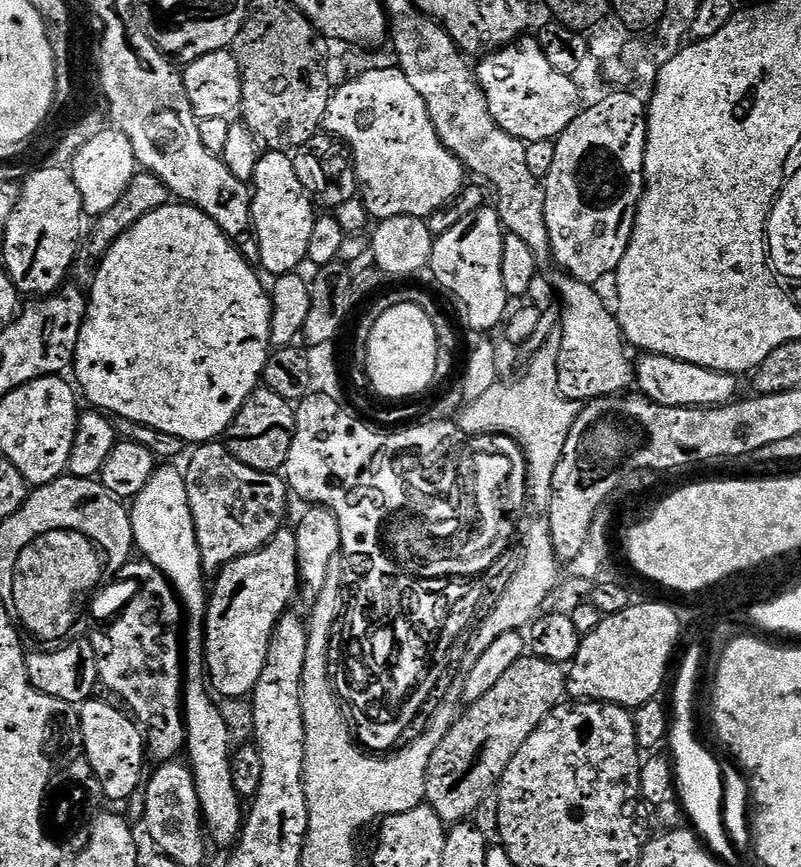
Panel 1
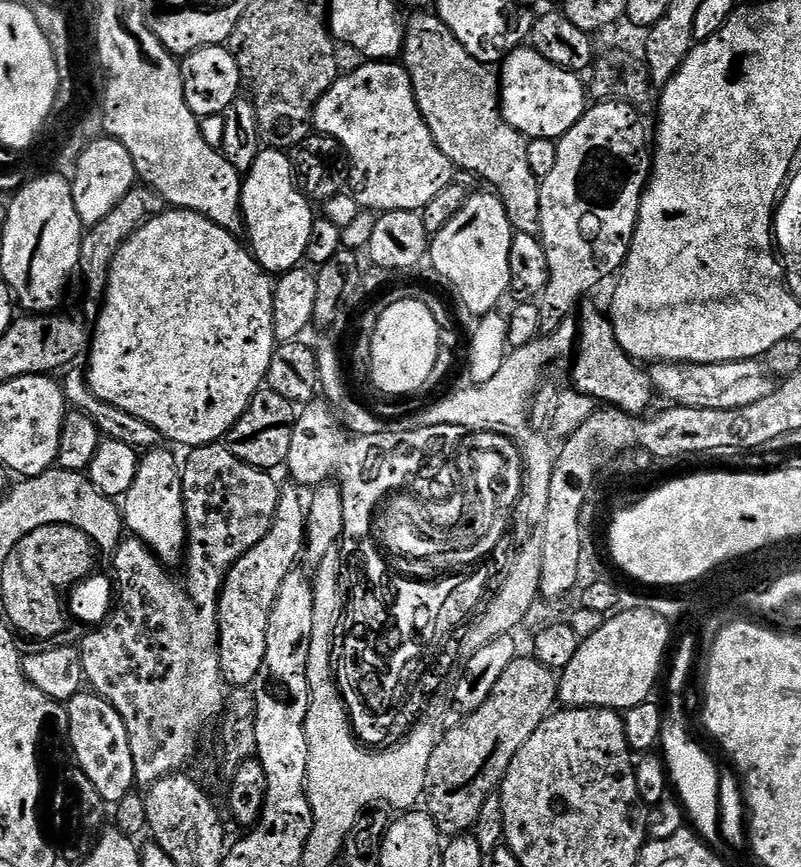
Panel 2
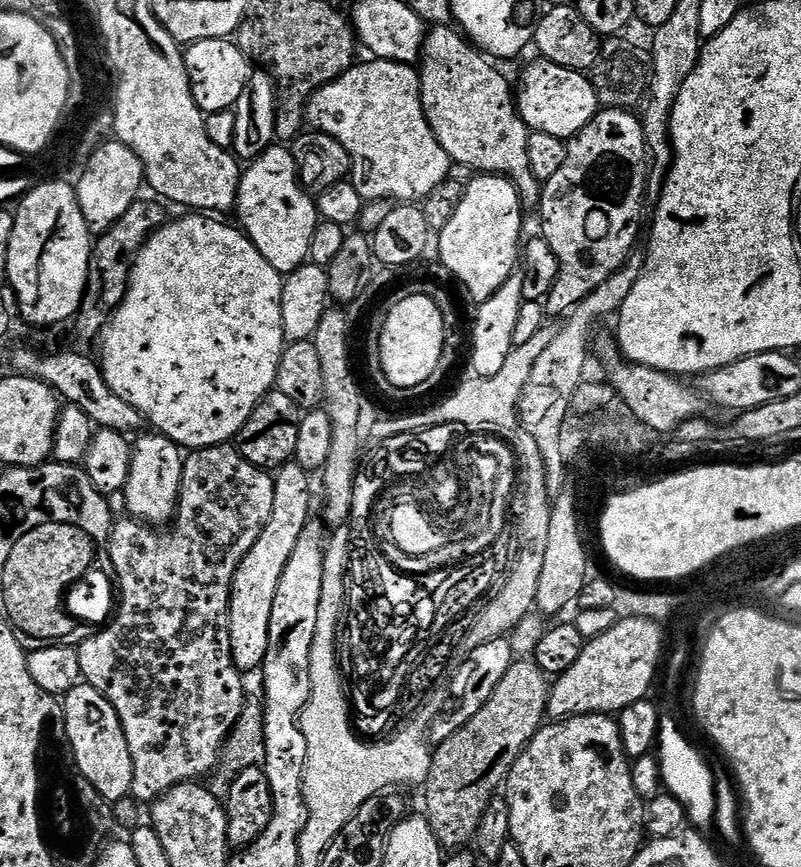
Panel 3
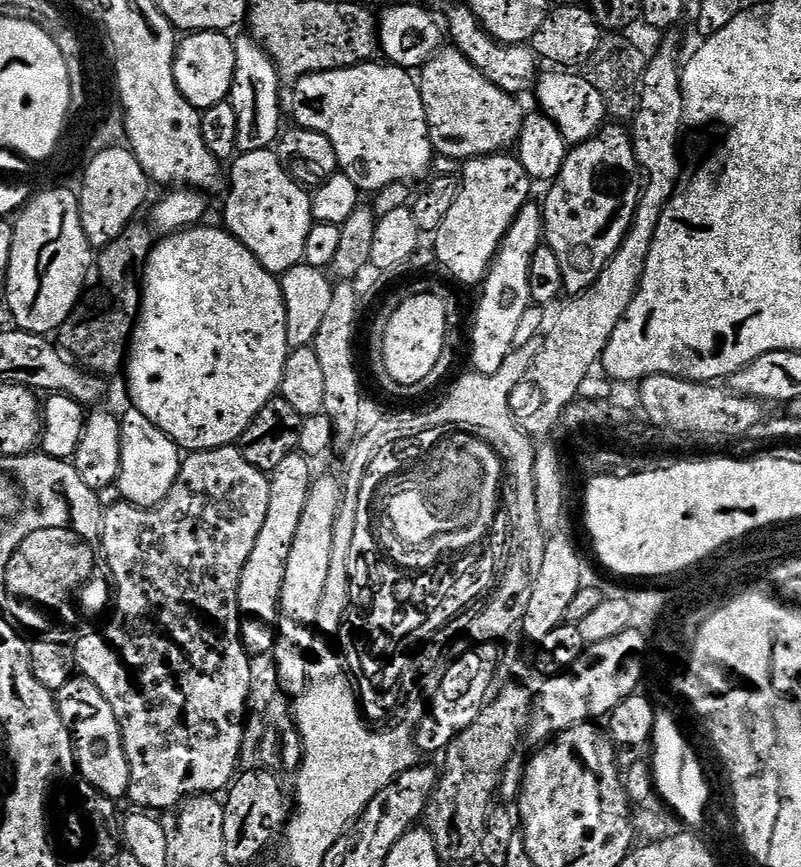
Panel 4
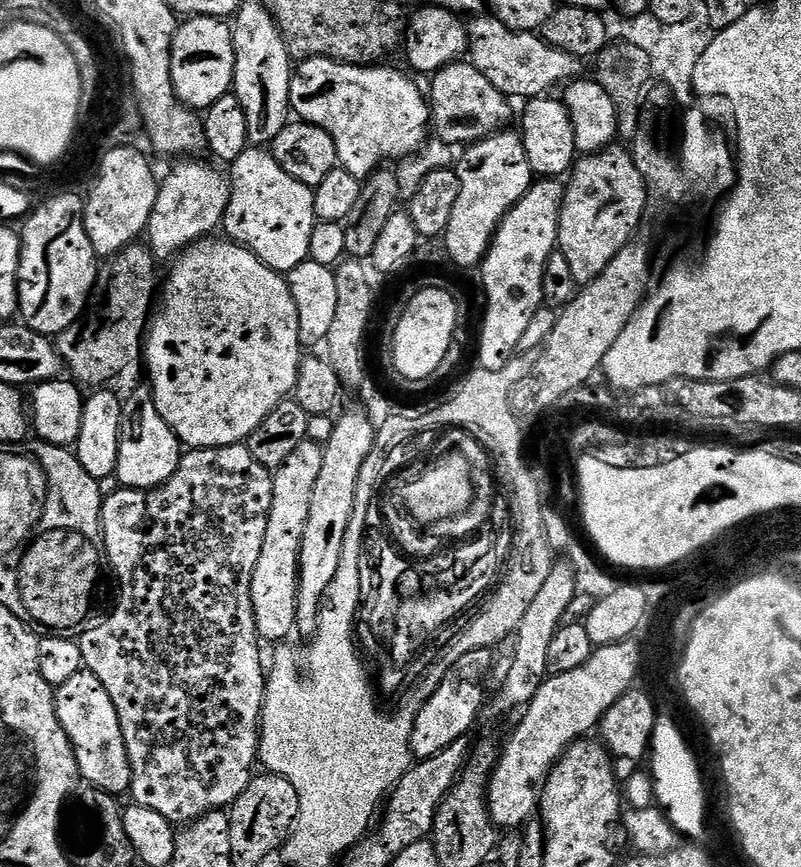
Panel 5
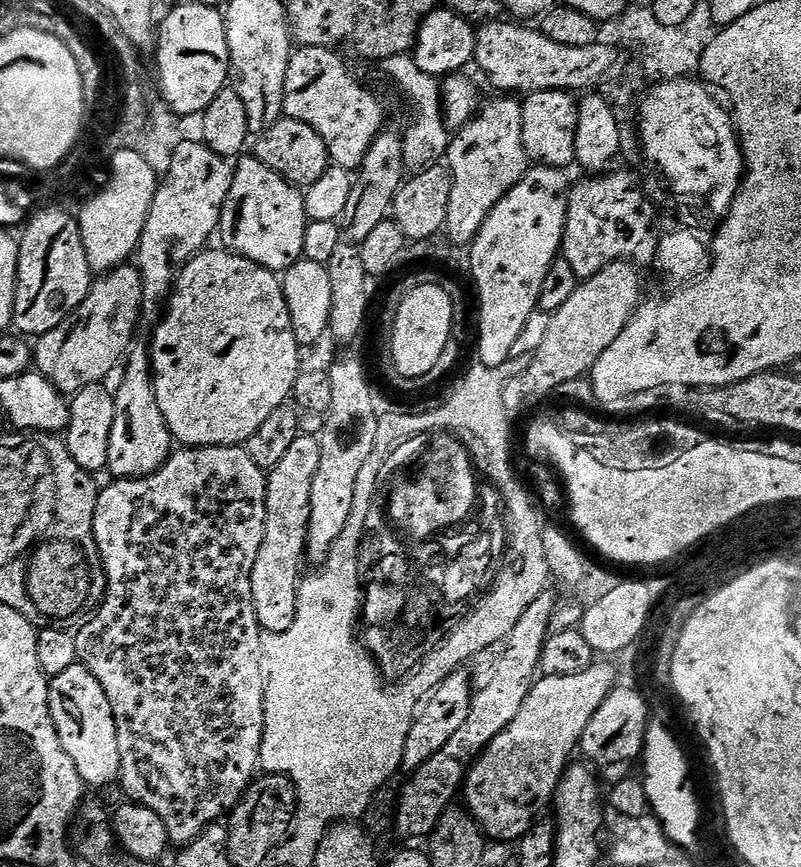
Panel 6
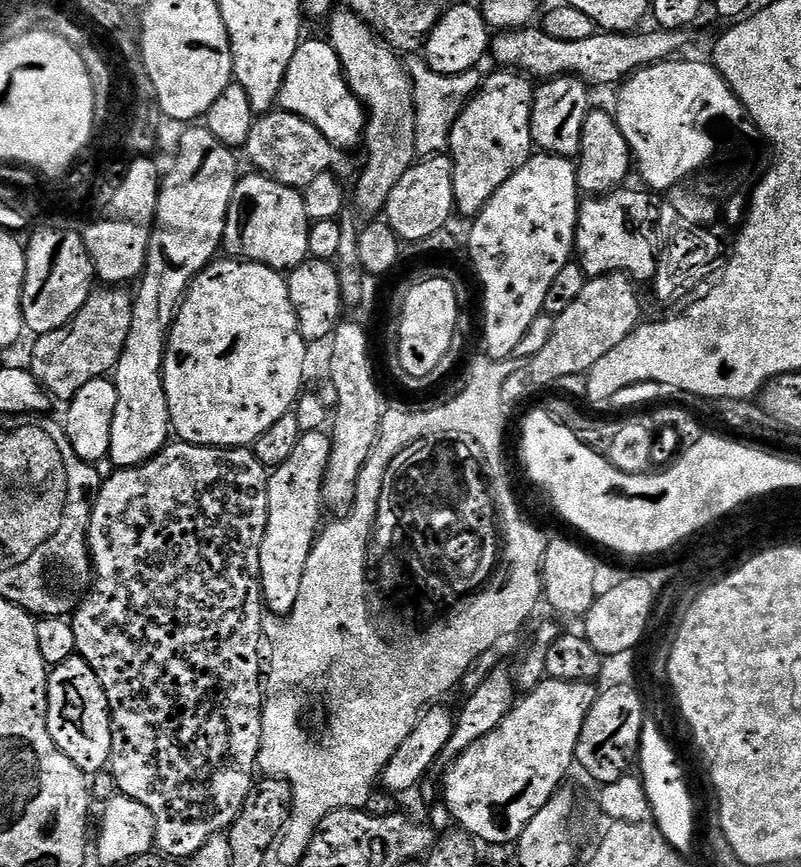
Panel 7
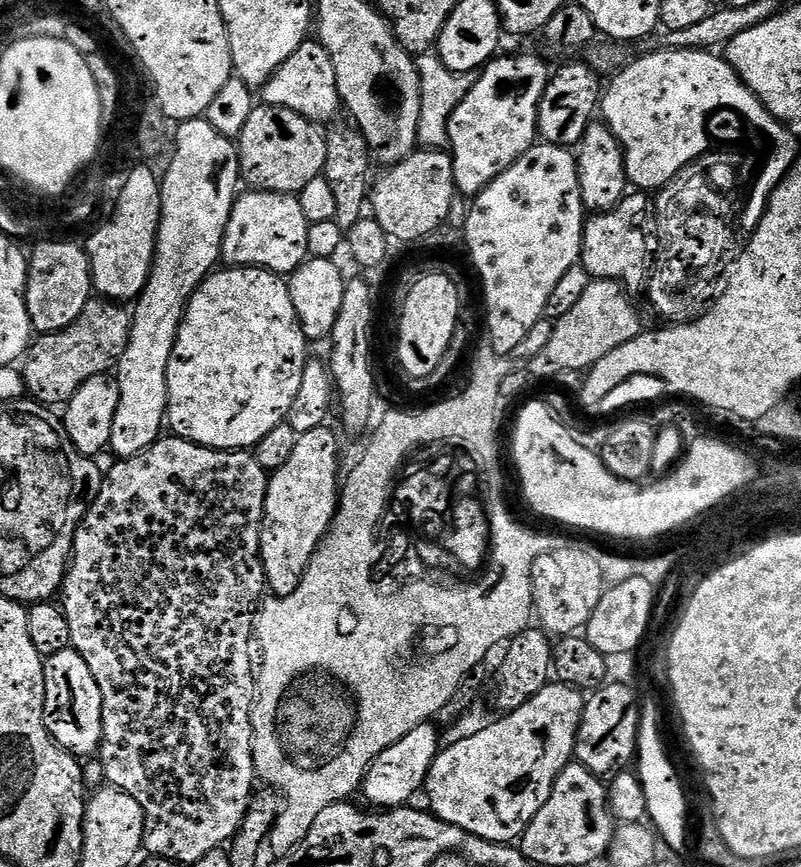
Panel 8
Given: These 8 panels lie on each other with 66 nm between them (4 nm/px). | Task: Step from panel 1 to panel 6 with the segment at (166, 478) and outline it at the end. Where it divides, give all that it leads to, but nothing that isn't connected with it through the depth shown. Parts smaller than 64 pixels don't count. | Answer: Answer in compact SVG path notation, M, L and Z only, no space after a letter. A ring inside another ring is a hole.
M139 346L133 347L129 351L126 357L126 363L123 365L122 373L124 377L120 380L120 389L115 389L114 395L116 398L116 413L114 414L114 430L110 430L110 454L108 455L107 471L113 472L111 475L116 478L123 478L125 480L132 480L136 476L149 476L154 474L158 469L168 460L168 457L172 455L174 451L174 441L172 439L172 432L168 429L168 423L166 418L162 414L162 410L158 406L158 398L156 397L156 386L154 383L154 377L152 374L152 361L150 359L150 352L147 347L139 348Z

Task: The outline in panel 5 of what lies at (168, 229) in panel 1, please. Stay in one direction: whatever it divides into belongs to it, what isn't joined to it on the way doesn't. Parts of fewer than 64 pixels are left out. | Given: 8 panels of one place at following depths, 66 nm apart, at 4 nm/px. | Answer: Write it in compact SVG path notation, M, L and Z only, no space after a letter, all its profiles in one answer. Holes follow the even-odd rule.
M216 238L196 241L171 261L172 273L169 274L168 281L165 284L163 281L162 284L164 301L161 304L159 301L158 311L151 317L146 329L146 339L142 344L142 360L148 363L148 376L152 379L150 391L158 414L162 414L162 418L170 426L170 430L174 430L181 445L192 450L225 448L231 444L244 444L248 436L254 434L254 430L258 430L258 426L262 426L262 418L266 418L266 414L270 414L270 410L274 410L274 406L278 406L295 393L302 359L302 345L298 338L298 310L294 306L294 298L288 289L287 279L270 266L263 264L249 248L243 248L241 244L233 244L227 238L212 239Z

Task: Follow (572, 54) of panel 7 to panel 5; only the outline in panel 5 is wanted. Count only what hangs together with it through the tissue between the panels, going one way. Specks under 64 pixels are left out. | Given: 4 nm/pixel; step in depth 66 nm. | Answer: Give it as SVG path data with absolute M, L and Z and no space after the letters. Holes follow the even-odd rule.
M477 14L467 21L468 29L468 51L467 59L470 63L482 72L483 77L501 92L502 95L515 98L520 102L535 100L538 96L551 93L555 84L567 85L581 75L581 57L566 54L566 50L558 50L550 46L544 37L536 32L515 32L510 26L503 24L500 19L491 14Z

